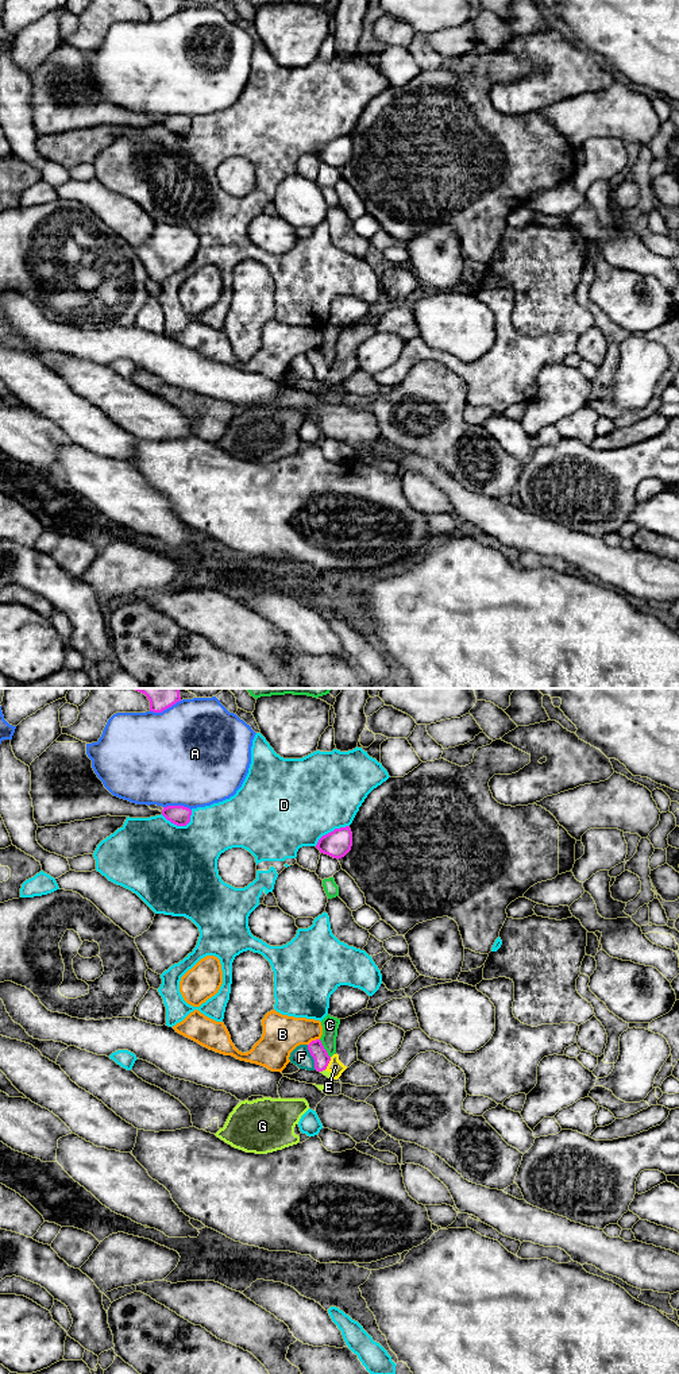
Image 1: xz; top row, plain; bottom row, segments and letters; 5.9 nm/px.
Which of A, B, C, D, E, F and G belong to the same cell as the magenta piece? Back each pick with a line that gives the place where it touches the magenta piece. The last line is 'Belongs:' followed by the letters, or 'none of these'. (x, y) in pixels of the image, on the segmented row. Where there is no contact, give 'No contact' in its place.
Belongs: none of these

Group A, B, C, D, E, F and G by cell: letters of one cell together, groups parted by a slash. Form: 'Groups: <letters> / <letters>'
Groups: A / B / C / D / E G / F

